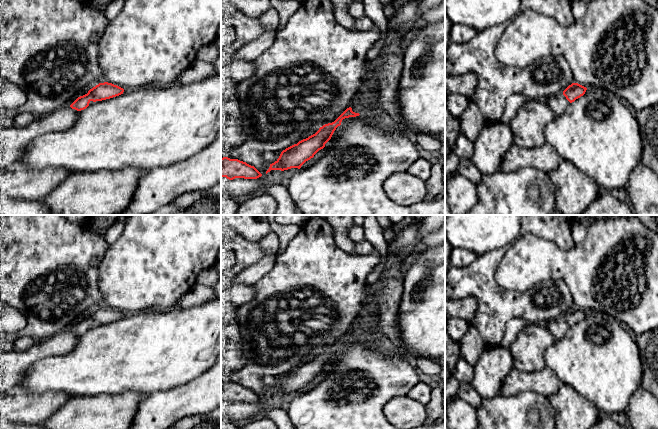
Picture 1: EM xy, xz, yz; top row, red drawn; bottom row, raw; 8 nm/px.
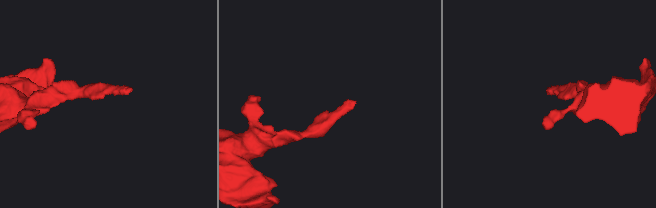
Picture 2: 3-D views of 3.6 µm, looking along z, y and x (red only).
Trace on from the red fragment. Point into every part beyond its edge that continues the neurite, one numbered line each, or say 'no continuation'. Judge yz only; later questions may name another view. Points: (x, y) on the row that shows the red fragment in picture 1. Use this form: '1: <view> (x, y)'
1: yz (558, 103)

